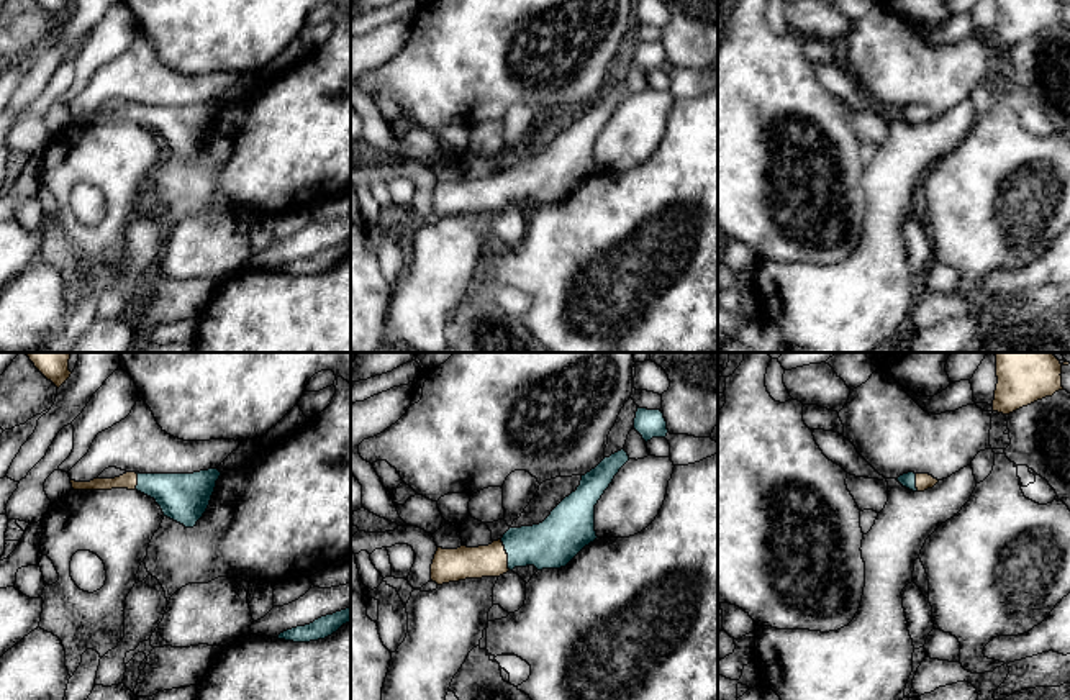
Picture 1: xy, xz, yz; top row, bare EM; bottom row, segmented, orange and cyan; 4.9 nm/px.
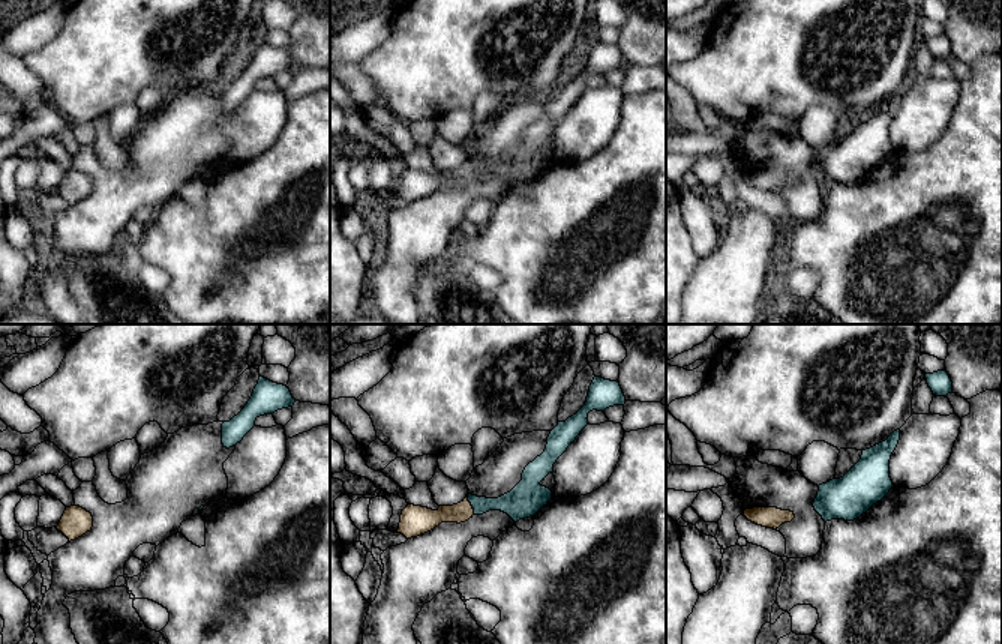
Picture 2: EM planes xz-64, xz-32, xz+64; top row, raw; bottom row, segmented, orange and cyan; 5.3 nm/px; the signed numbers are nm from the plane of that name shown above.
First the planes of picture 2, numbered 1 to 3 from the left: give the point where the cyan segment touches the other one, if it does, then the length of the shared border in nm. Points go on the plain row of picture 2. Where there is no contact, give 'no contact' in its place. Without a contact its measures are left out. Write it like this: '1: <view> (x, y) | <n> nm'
1: no contact
2: xz-32 (471, 170) | 100 nm
3: no contact

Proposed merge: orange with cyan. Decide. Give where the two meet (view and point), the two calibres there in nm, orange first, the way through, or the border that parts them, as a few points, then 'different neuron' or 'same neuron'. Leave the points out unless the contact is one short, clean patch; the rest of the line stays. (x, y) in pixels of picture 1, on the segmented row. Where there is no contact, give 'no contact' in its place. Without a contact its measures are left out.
meets orange in xz at (507, 554); 160 nm thick on the orange side, 240 nm on the other; runs through xz (464, 563), (494, 561), (507, 554), (520, 546), (551, 545); same neuron

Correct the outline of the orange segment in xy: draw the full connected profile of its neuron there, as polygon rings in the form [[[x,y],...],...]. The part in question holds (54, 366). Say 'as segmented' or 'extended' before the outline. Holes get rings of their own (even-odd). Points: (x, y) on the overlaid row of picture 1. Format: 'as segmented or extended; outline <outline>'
as segmented; outline [[[23,352],[29,357],[34,367],[51,380],[57,389],[70,377],[69,359],[70,352]]]

